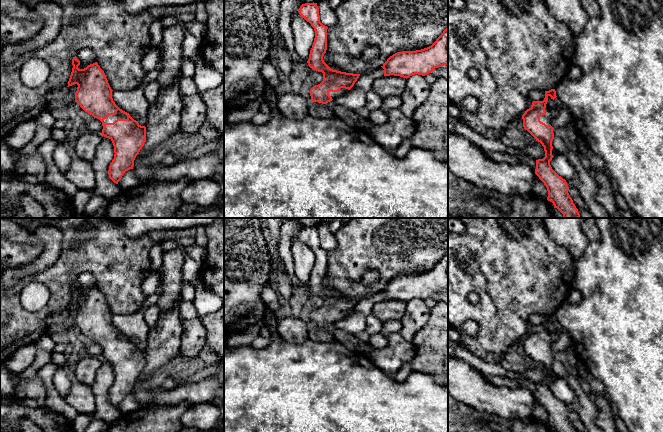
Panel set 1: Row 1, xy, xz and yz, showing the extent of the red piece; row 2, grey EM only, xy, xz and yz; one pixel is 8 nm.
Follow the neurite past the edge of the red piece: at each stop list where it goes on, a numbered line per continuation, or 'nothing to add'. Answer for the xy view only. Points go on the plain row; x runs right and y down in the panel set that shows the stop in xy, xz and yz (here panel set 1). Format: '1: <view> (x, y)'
1: xy (110, 343)

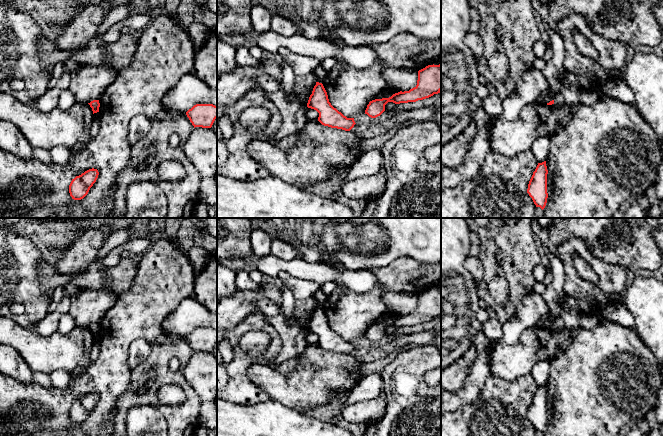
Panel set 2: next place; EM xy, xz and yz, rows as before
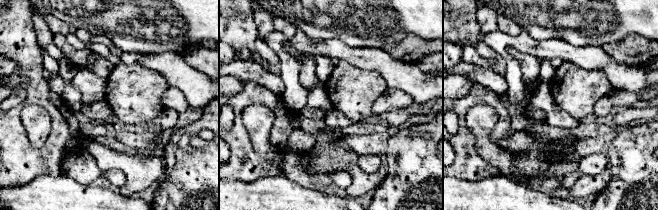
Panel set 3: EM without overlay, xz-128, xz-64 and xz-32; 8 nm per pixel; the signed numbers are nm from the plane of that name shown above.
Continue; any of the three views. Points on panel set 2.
nothing to add

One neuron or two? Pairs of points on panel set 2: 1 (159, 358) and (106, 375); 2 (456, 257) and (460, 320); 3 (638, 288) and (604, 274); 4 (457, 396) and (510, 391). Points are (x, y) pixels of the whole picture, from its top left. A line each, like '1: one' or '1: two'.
1: two
2: one
3: two
4: two

